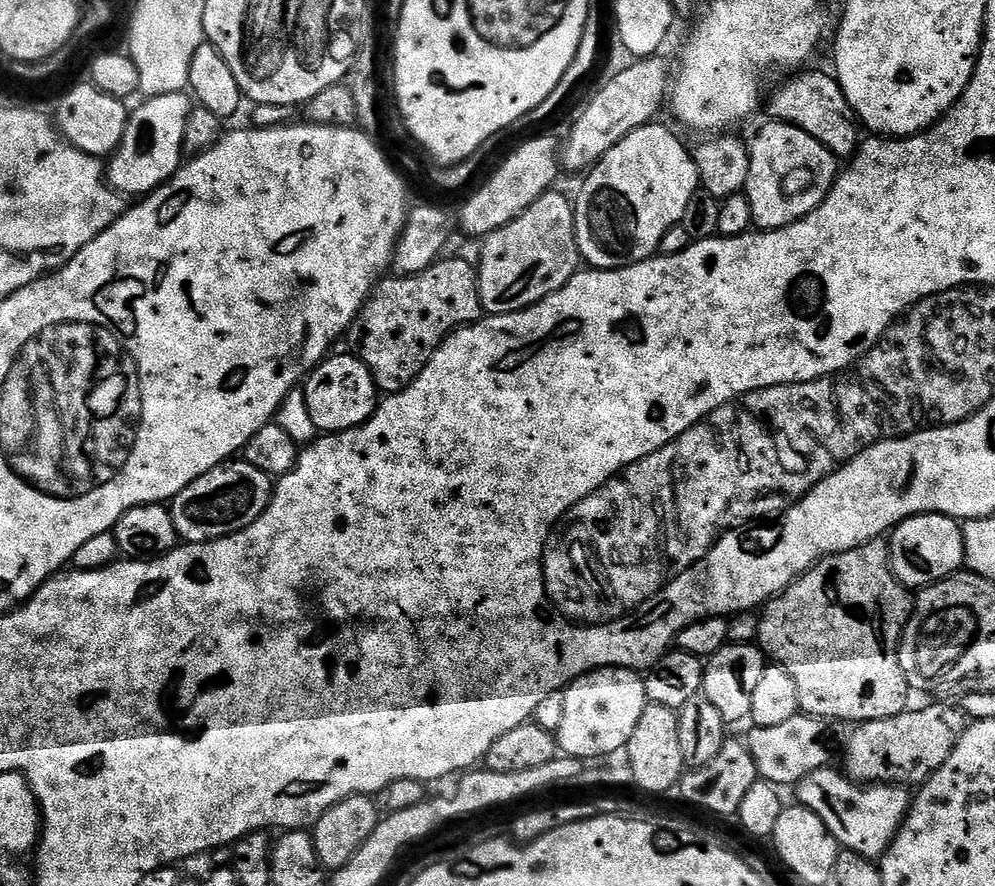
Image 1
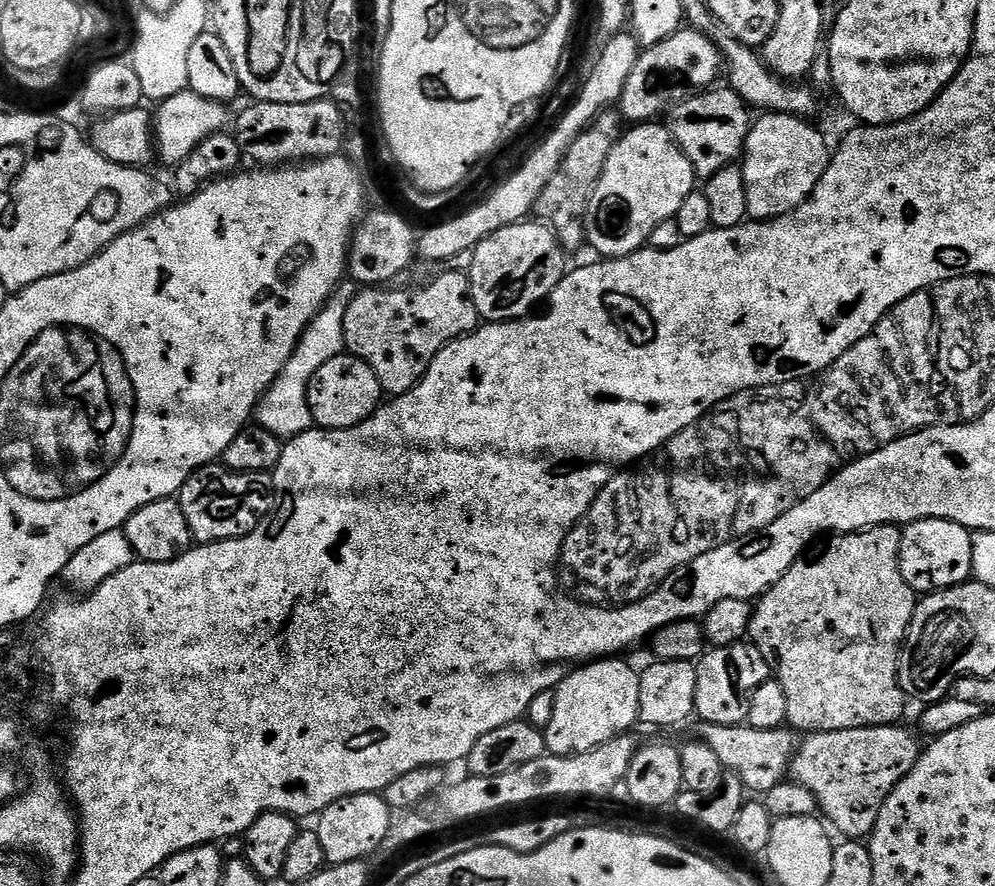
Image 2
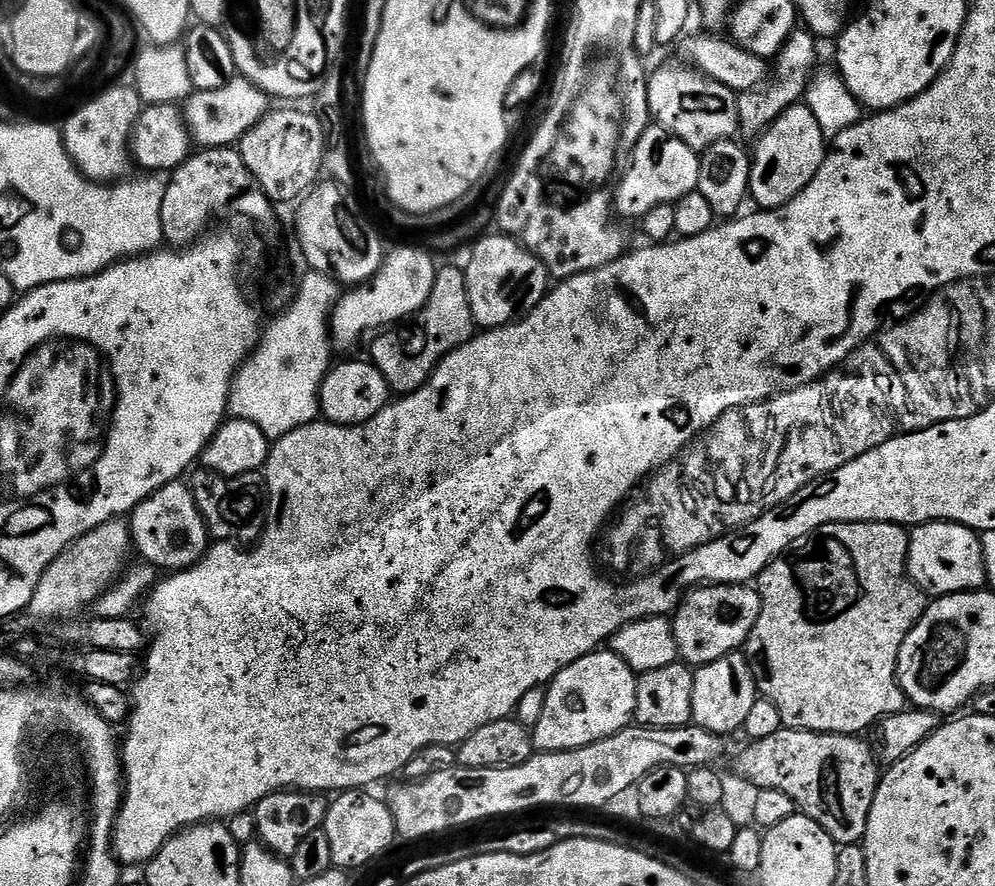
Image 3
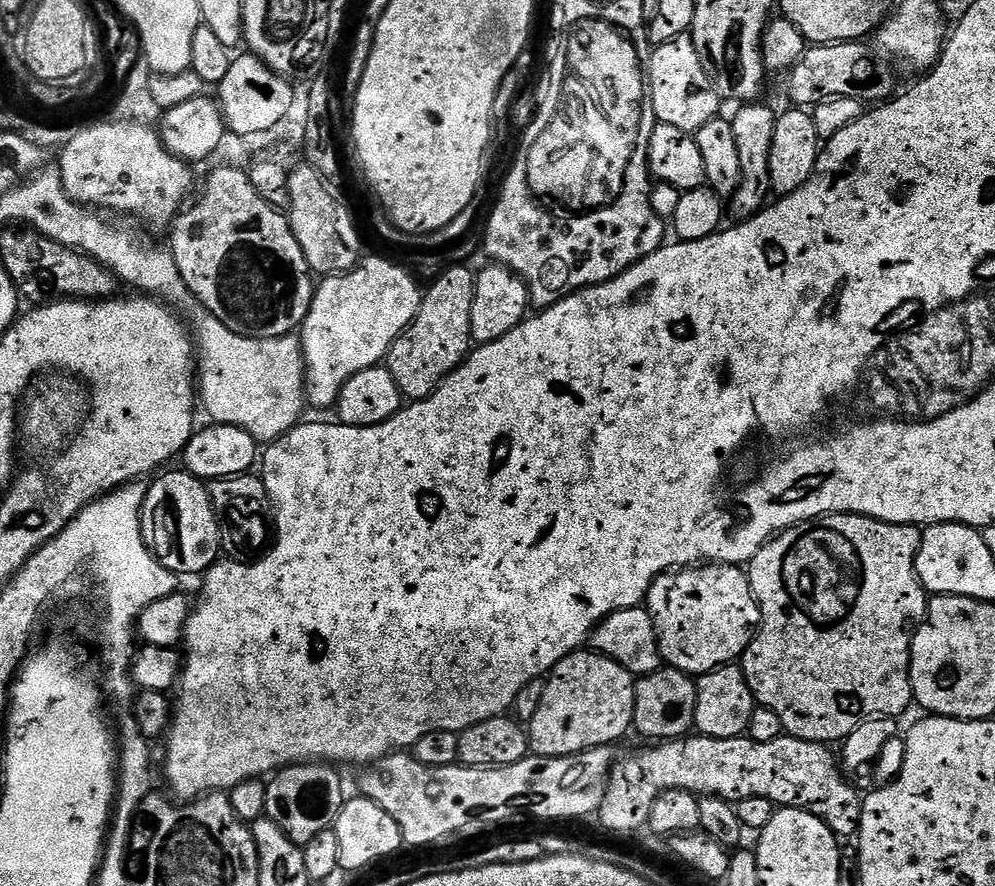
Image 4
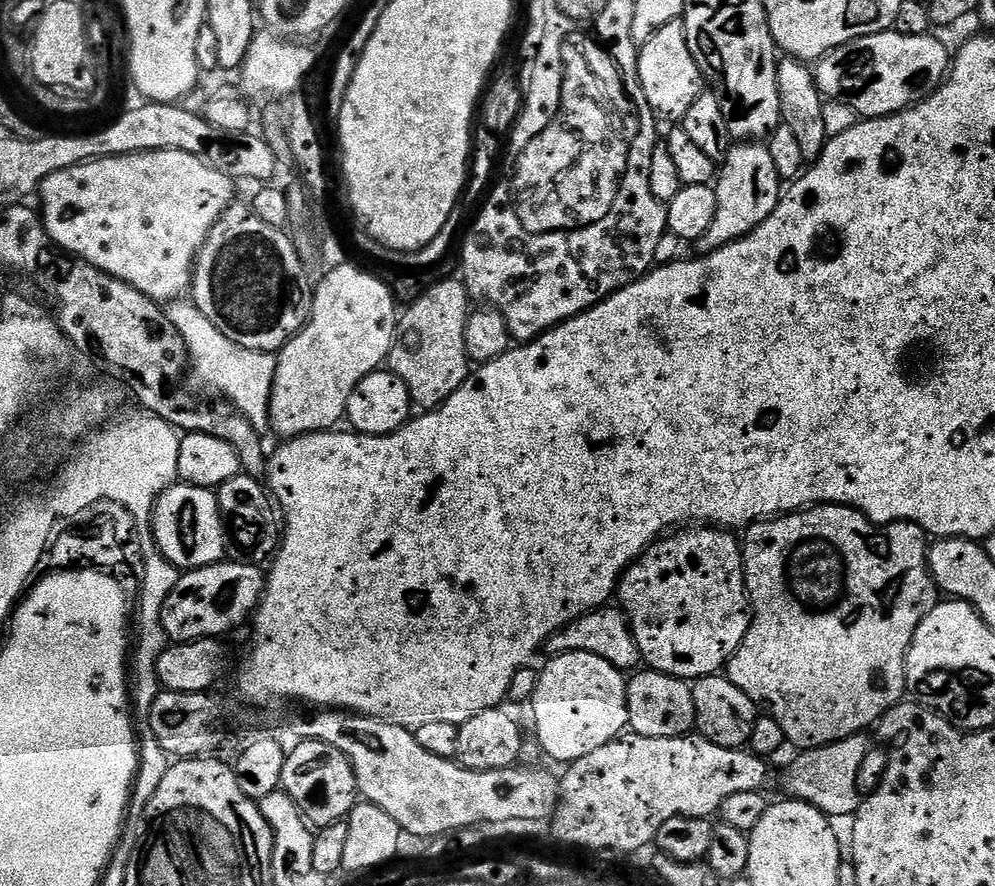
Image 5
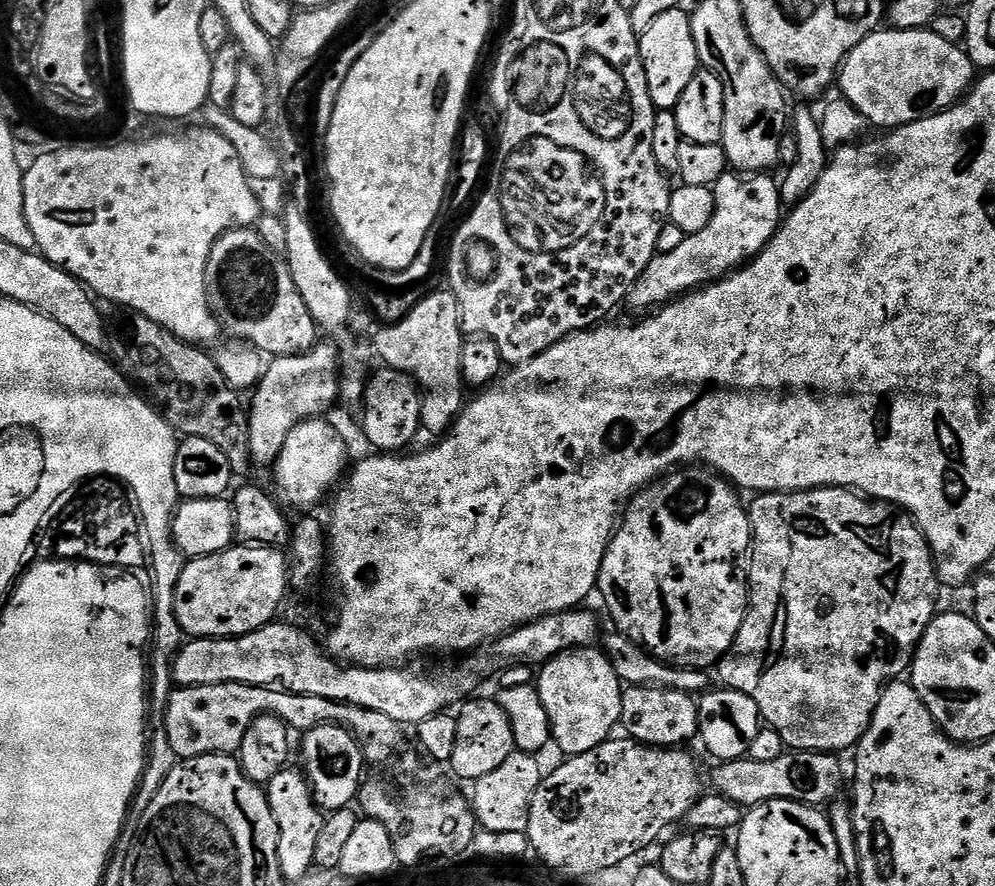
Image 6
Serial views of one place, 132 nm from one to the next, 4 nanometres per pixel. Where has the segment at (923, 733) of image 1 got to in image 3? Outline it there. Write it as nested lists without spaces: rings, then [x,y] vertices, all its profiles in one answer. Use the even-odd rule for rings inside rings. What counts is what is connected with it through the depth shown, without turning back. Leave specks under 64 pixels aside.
[[[783,727],[778,734],[770,734],[770,738],[747,746],[734,766],[737,775],[758,789],[782,790],[803,815],[818,822],[830,834],[837,846],[863,841],[870,806],[882,775],[869,741],[867,744],[859,735],[839,736],[833,732],[804,732],[801,728]]]

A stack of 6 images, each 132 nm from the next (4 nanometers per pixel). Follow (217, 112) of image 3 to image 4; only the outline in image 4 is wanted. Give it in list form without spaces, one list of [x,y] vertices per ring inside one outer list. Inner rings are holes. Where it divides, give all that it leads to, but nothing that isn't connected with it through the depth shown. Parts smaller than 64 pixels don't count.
[[[243,55],[233,59],[230,70],[226,70],[226,78],[222,78],[218,85],[218,103],[227,131],[238,135],[261,133],[277,125],[285,117],[295,92],[295,87],[289,81],[267,68],[258,57]]]

